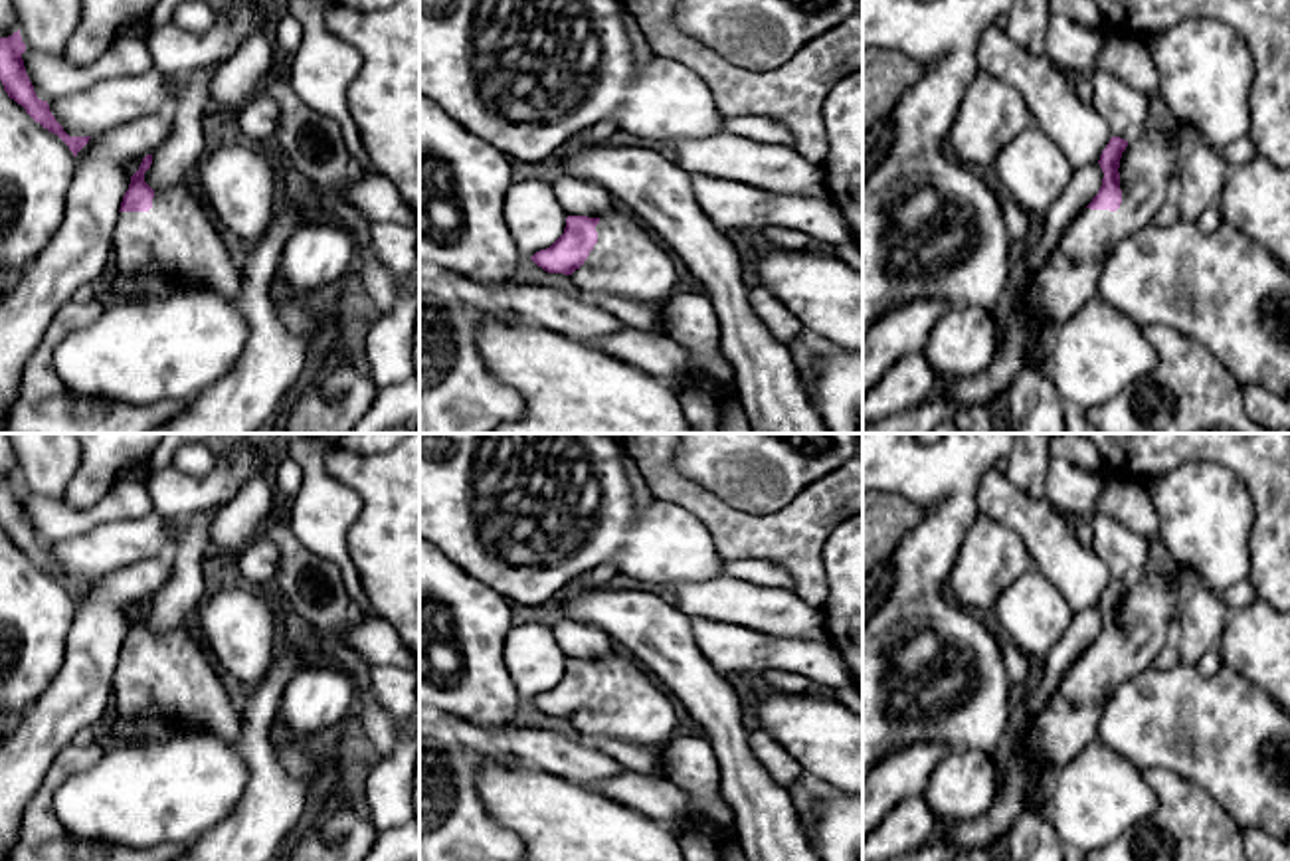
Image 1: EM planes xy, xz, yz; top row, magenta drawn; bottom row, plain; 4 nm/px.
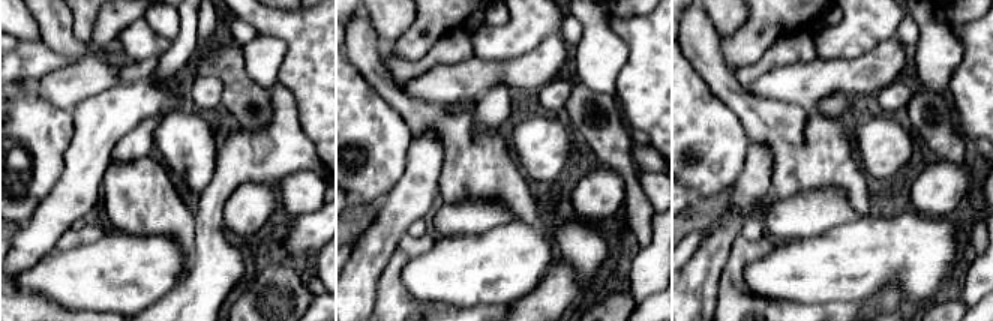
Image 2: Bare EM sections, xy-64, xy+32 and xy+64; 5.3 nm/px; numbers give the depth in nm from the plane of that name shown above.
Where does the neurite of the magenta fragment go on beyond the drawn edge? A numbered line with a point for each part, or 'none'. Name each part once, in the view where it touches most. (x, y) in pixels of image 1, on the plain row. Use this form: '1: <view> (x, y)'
1: yz (1069, 721)

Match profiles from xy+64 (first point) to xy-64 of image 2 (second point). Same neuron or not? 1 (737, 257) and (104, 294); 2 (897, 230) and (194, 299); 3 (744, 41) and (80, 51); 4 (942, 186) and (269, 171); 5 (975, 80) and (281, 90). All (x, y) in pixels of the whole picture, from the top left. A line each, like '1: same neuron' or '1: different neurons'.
1: different neurons
2: different neurons
3: different neurons
4: different neurons
5: different neurons

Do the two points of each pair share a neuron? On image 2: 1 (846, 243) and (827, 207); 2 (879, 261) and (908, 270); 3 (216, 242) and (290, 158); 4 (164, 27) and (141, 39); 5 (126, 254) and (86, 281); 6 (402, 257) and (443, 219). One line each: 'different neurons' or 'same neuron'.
1: different neurons
2: same neuron
3: same neuron
4: different neurons
5: same neuron
6: different neurons

